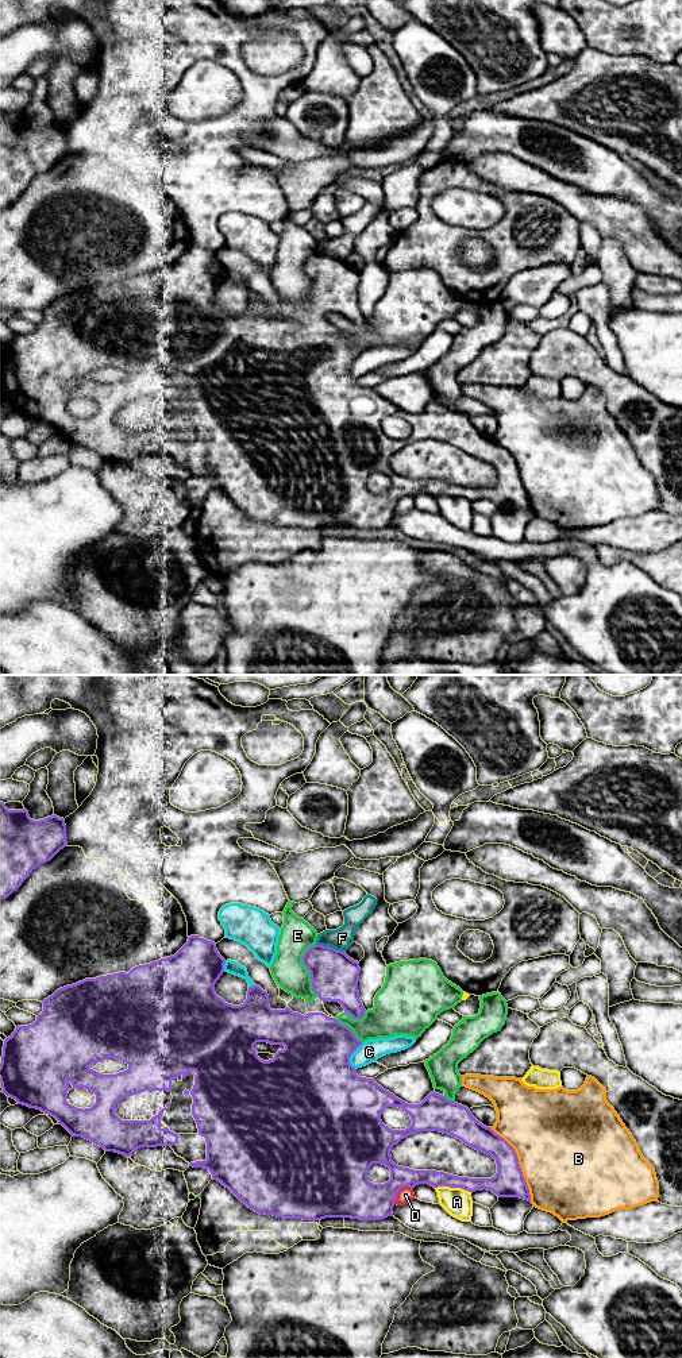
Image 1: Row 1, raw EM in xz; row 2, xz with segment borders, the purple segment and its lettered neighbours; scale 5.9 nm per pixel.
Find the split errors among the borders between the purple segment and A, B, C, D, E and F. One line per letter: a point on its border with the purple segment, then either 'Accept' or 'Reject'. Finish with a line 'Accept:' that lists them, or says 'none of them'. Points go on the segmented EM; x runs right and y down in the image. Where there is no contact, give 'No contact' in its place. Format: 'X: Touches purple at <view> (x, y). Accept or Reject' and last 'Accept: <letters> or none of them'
A: Touches purple at xz (454, 1187). Reject
B: Touches purple at xz (519, 1164). Reject
C: Touches purple at xz (350, 1056). Reject
D: Touches purple at xz (399, 1189). Reject
E: Touches purple at xz (308, 969). Reject
F: Touches purple at xz (328, 946). Reject
Accept: none of them

